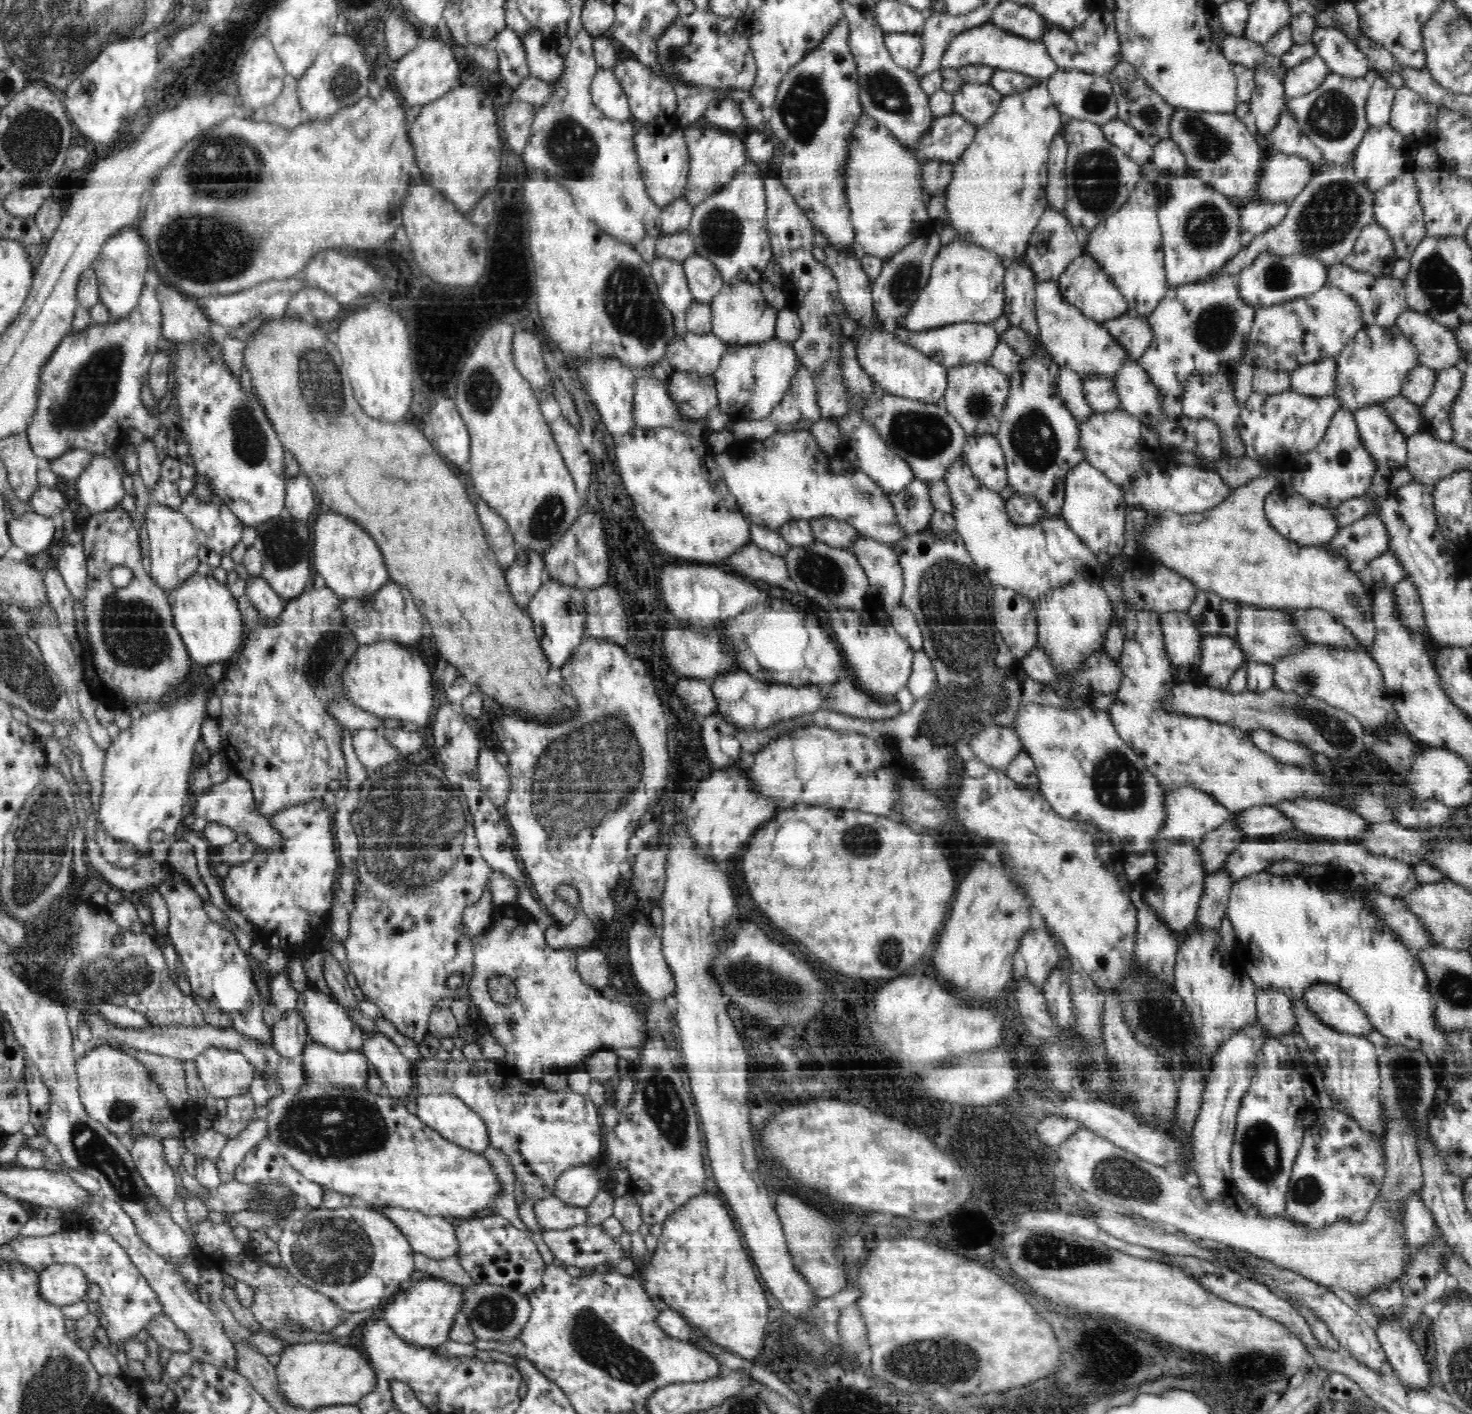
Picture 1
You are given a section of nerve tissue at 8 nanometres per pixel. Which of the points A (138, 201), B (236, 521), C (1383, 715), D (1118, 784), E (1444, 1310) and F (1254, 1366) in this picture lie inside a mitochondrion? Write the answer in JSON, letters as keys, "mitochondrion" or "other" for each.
{"A":"other","B":"other","C":"other","D":"mitochondrion","E":"other","F":"mitochondrion"}

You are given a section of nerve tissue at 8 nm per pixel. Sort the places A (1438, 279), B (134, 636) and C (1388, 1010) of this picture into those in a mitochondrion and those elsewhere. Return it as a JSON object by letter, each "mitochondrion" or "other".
{"A":"mitochondrion","B":"mitochondrion","C":"other"}

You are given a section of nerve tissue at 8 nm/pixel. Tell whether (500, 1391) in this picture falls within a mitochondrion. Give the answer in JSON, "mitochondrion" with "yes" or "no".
{"mitochondrion":"no"}

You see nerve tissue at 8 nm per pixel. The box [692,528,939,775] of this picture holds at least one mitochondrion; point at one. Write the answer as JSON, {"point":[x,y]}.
{"point":[823,572]}

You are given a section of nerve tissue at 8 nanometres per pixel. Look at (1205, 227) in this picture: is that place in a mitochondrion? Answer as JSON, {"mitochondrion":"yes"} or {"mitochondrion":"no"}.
{"mitochondrion":"yes"}

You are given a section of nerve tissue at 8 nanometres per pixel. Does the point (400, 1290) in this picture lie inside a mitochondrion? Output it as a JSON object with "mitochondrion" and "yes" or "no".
{"mitochondrion":"no"}

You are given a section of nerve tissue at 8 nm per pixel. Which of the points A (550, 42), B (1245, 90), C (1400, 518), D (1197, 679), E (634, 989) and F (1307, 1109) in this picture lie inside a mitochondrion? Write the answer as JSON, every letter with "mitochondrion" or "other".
{"A":"other","B":"other","C":"mitochondrion","D":"other","E":"other","F":"other"}

